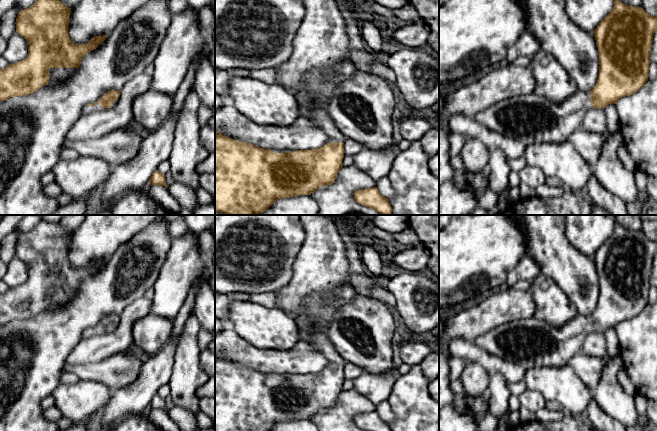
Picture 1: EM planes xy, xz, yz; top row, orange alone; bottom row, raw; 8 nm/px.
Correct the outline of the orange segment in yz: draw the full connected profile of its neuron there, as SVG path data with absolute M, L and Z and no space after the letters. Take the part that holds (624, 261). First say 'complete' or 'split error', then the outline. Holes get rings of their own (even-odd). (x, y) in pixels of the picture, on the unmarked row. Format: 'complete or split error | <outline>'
split error | M615 221L612 235L599 247L594 255L599 276L599 300L595 311L590 316L577 315L566 325L559 328L549 326L546 322L534 316L518 318L480 335L474 343L488 353L508 362L514 362L525 370L541 366L566 366L576 354L582 351L584 339L590 332L604 333L608 328L616 328L620 322L634 318L646 308L649 301L649 288L651 287L651 270L656 254L656 241L650 240L642 231L626 229Z

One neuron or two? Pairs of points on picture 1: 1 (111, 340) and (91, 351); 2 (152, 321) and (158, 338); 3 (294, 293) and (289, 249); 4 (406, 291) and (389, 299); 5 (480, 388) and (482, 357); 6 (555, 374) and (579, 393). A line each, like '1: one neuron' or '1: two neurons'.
1: one neuron
2: one neuron
3: two neurons
4: two neurons
5: two neurons
6: one neuron

